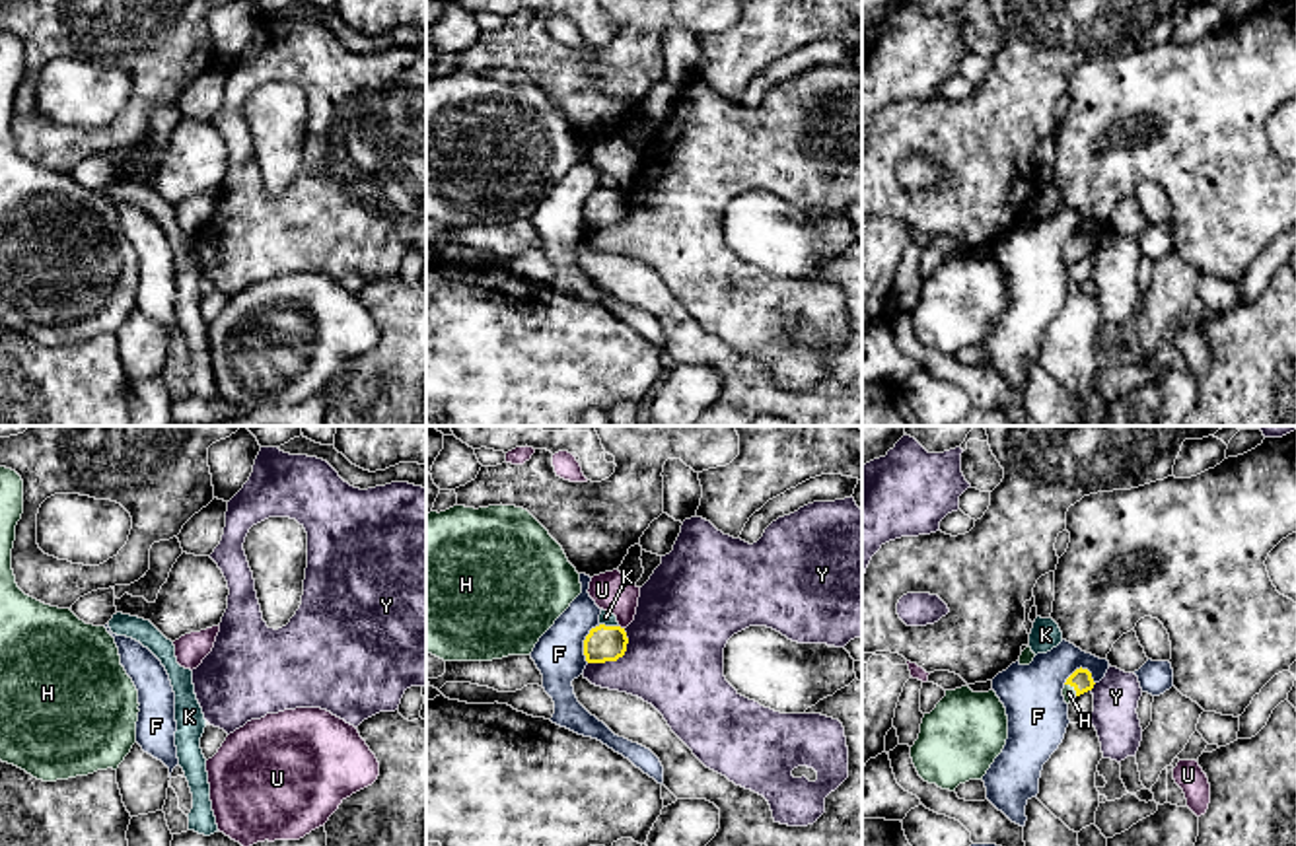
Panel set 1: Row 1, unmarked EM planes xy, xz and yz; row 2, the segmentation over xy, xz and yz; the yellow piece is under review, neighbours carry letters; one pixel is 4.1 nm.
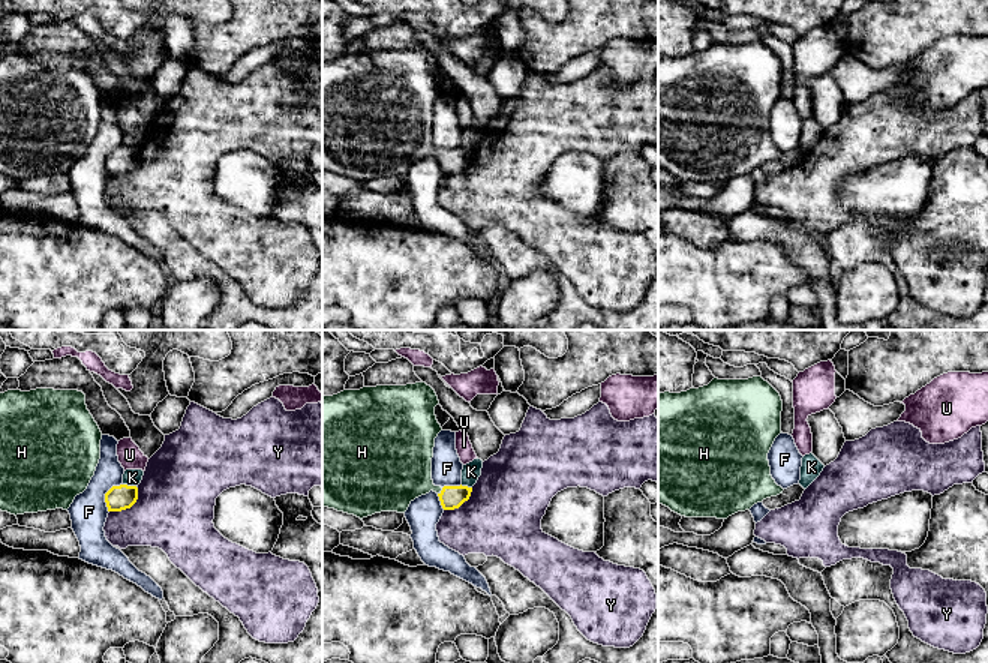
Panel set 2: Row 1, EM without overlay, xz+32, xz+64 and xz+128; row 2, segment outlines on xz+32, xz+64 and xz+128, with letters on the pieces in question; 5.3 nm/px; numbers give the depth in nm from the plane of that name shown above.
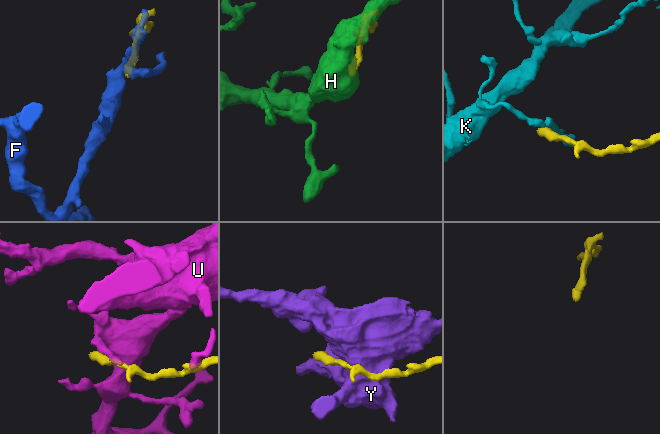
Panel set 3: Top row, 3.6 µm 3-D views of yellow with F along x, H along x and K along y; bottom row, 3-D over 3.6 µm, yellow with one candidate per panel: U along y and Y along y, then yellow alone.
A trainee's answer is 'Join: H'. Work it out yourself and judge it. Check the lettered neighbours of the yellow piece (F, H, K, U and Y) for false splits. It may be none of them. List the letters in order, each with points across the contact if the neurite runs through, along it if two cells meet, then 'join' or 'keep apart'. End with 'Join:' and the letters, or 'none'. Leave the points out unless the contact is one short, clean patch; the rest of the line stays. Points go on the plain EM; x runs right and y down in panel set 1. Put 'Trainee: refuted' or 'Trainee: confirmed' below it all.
F: border xz (600, 189), (584, 205), (586, 226); keep apart
H: way yz (1080, 244), (1075, 253), (1069, 257); join
K: border xz (600, 187), (617, 191); keep apart
U: keep apart
Y: keep apart
Join: H
Trainee: confirmed

